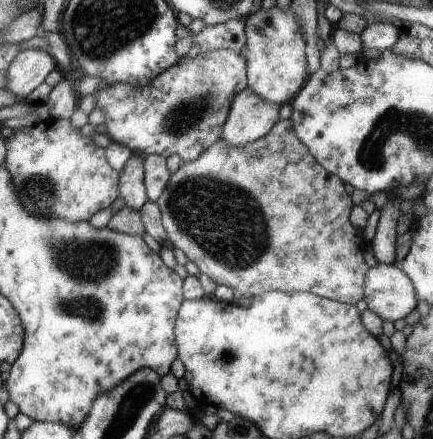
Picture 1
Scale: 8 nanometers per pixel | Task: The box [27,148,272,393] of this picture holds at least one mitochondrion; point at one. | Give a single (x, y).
(87, 264)

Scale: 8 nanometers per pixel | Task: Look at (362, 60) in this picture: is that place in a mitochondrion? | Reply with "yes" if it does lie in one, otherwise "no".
no

